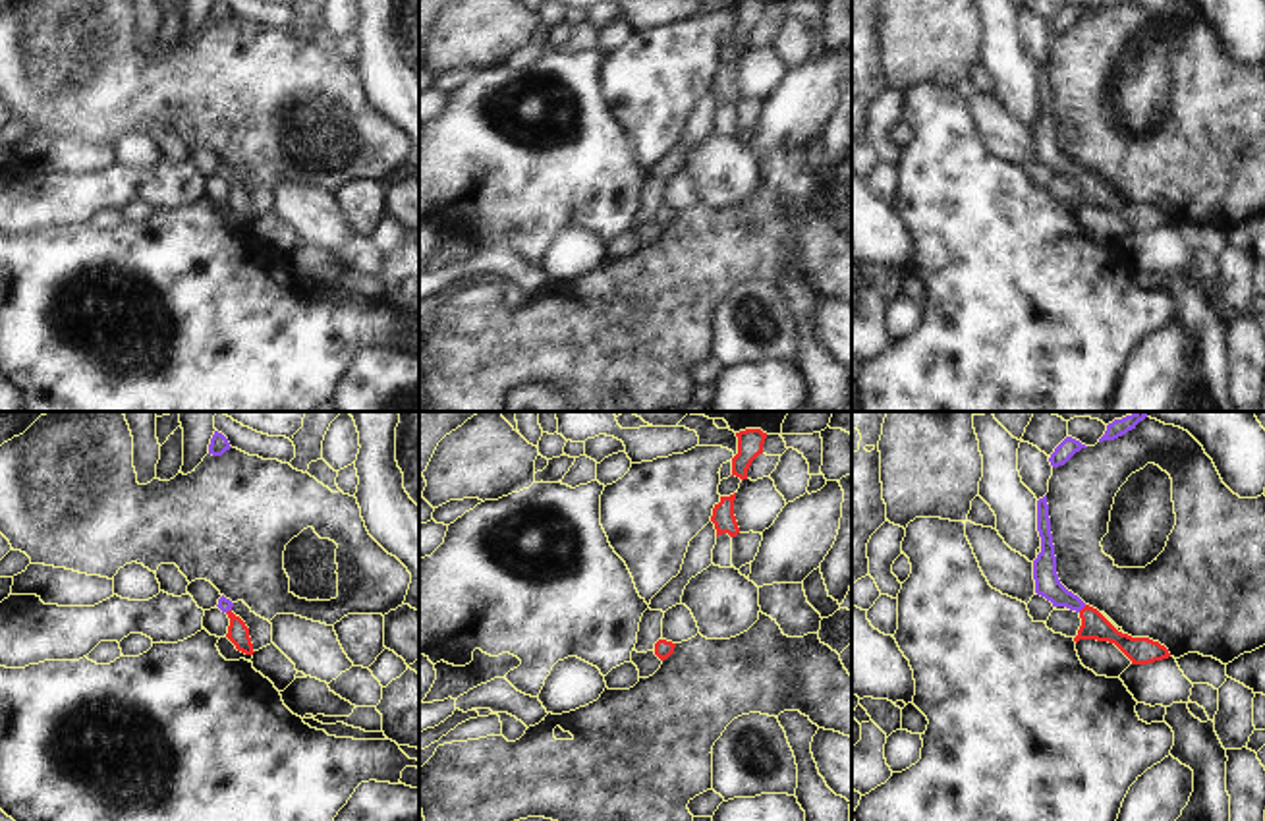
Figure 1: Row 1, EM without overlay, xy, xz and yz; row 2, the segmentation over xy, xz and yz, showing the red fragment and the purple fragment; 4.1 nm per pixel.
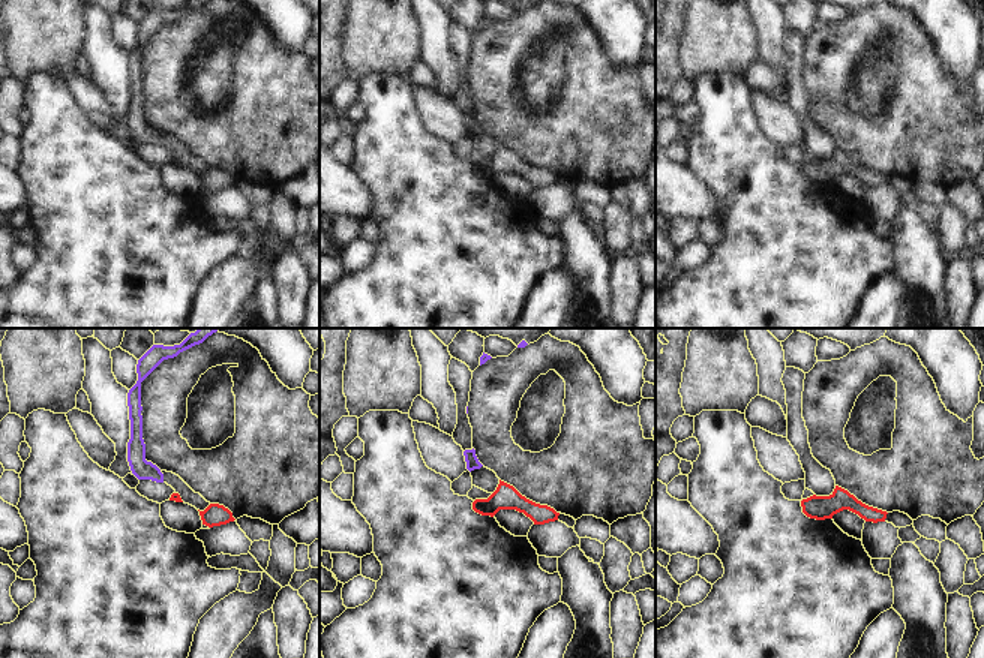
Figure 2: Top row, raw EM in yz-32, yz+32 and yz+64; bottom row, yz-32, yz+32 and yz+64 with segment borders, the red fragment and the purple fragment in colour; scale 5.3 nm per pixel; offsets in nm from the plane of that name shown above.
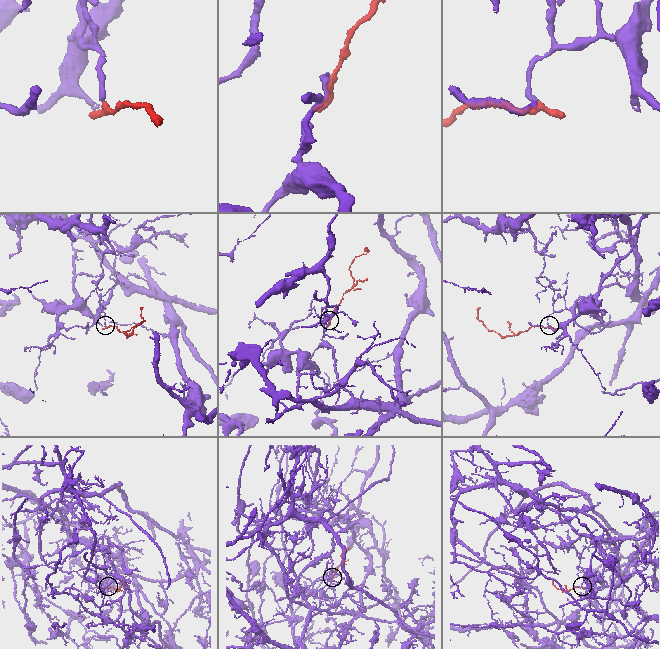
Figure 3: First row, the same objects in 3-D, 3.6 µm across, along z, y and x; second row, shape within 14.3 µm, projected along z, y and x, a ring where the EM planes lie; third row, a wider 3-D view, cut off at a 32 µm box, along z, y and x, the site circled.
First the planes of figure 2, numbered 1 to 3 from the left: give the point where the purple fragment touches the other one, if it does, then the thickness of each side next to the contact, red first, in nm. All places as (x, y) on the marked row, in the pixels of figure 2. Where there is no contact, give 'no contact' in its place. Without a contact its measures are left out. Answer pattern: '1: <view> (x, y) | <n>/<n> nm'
1: no contact
2: no contact
3: no contact

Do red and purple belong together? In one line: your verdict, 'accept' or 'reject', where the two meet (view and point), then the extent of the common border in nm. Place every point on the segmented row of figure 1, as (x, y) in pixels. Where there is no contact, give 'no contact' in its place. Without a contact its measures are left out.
accept; contact yz (1084, 607); length 50 nm

